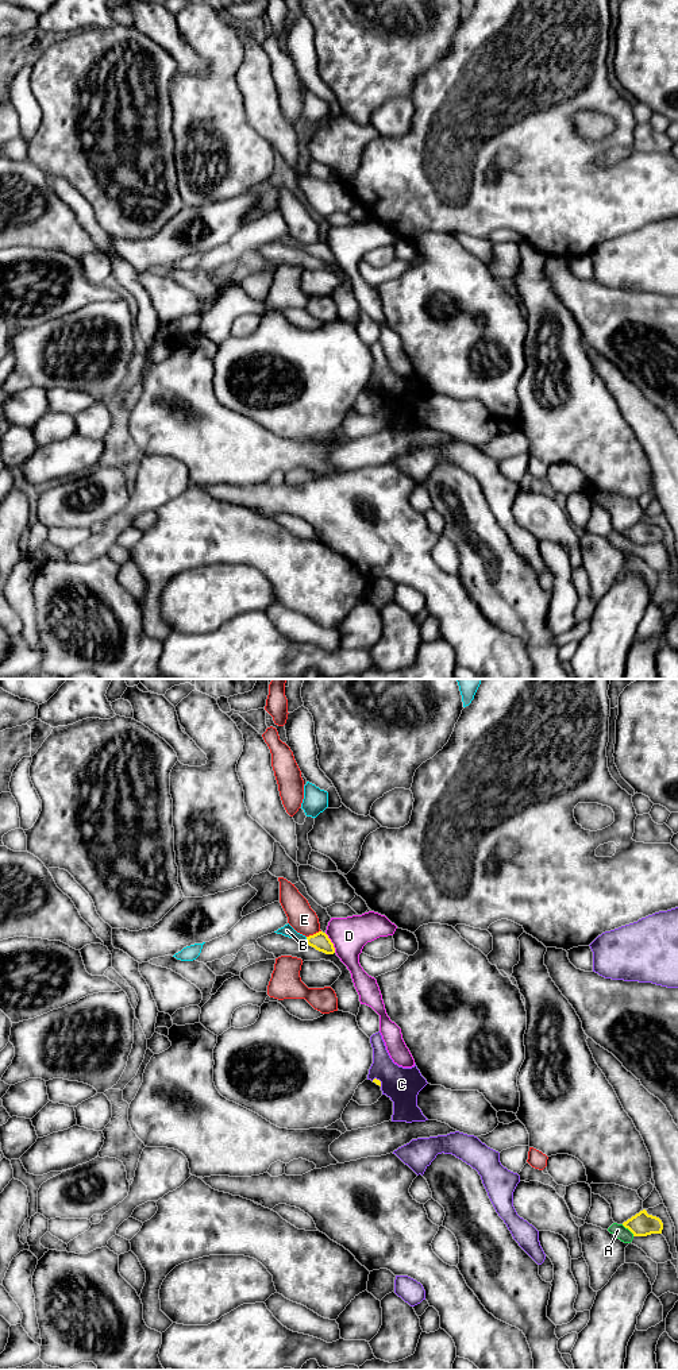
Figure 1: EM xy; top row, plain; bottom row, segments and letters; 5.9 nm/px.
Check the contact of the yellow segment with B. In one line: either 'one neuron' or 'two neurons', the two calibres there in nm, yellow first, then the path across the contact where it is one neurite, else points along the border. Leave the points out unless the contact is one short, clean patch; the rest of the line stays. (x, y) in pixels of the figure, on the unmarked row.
one neuron; 110 nm thick on the yellow side, 70 nm on the other; runs through xy (320, 250), (307, 247), (287, 239)

